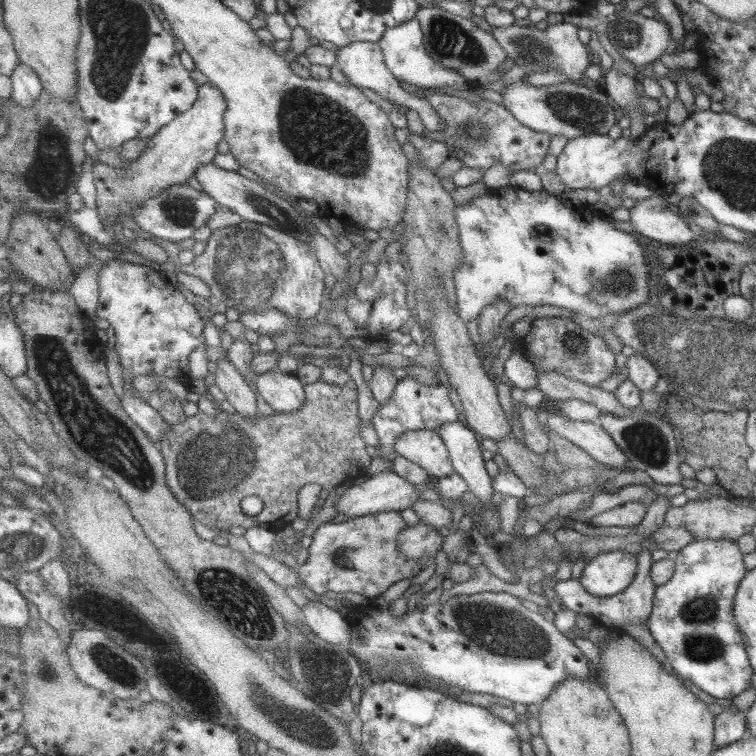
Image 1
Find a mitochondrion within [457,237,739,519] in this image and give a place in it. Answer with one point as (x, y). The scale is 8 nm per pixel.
(646, 442)

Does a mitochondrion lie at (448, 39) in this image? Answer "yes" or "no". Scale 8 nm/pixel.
yes

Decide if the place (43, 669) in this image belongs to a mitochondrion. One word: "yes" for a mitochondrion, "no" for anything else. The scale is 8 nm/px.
yes

